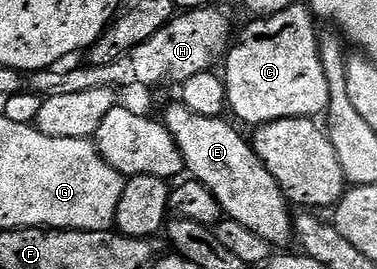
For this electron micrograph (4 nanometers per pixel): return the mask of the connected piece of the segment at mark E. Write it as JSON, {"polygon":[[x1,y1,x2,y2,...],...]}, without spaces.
{"polygon":[[181,101,175,102,163,116,166,129,179,145,185,158,185,170,194,179,198,179,211,193,215,193,215,201,219,201,222,212,228,218,239,221,239,225,247,225,251,233,259,233,263,241,274,248,285,249,288,243,294,242,294,216,289,215,291,204,285,193,271,177,267,165,255,153,252,142,245,139,232,127,232,122,224,123,224,118,208,119,193,113]]}

